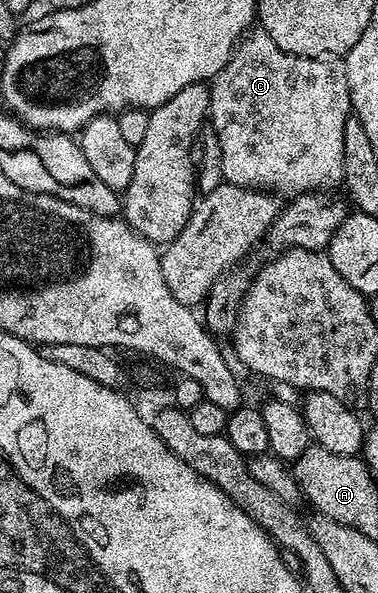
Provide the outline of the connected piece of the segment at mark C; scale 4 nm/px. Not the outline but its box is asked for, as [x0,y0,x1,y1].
[209,29,351,197]

